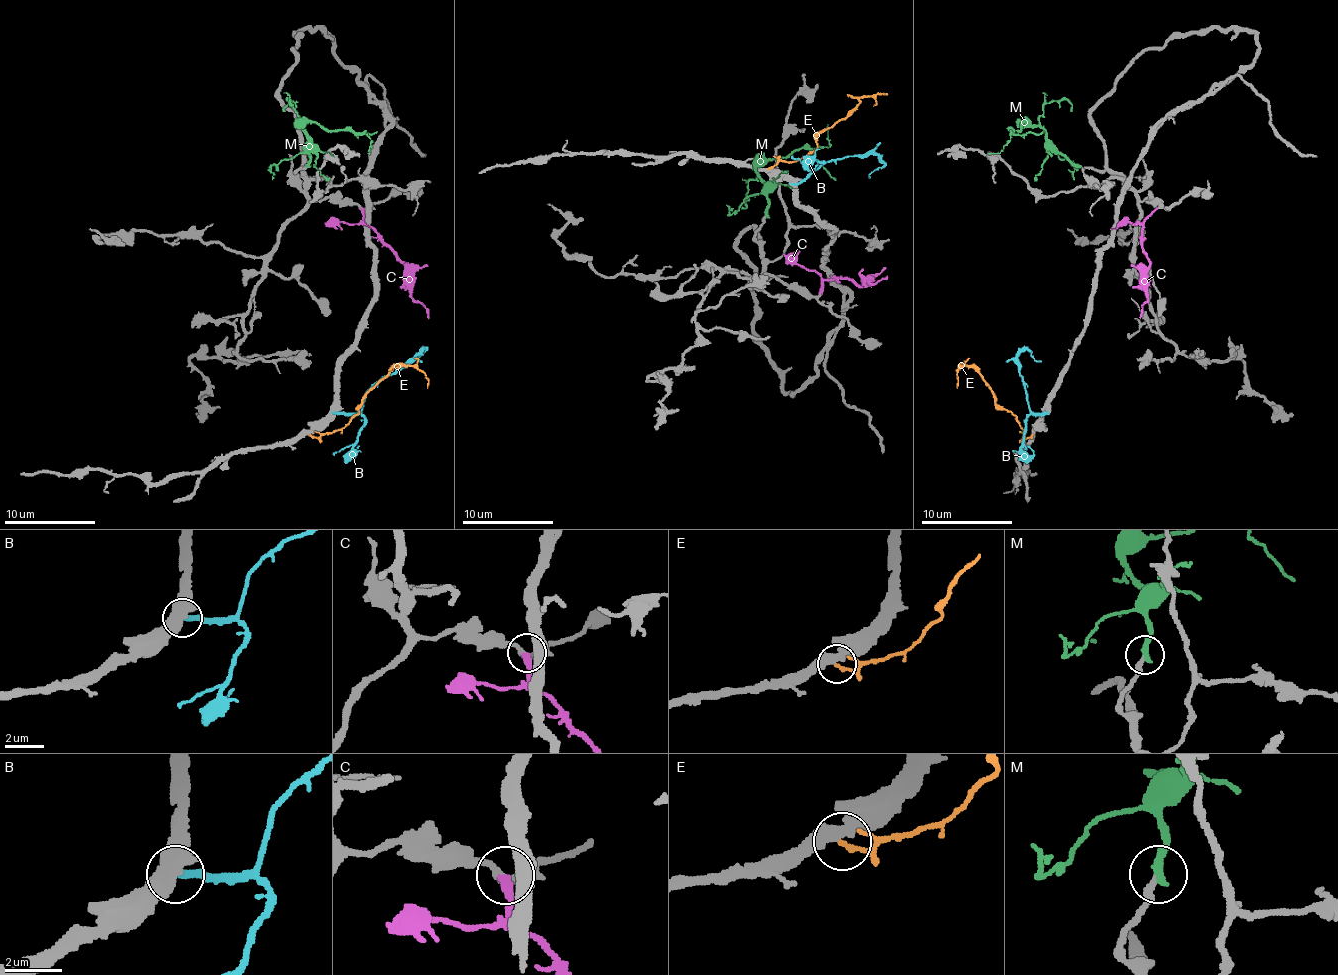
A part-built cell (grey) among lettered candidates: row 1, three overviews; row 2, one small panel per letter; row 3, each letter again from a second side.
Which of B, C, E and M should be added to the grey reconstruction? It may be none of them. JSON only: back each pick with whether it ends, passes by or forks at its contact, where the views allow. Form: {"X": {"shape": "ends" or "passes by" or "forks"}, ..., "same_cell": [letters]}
{"C": {"shape": "ends"}, "same_cell": ["C"]}

